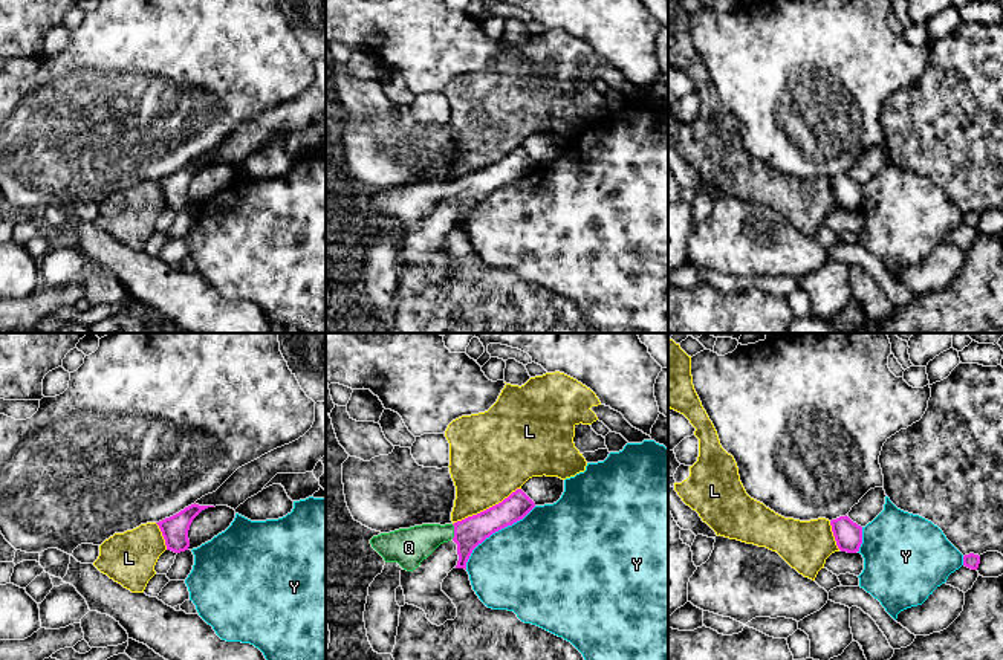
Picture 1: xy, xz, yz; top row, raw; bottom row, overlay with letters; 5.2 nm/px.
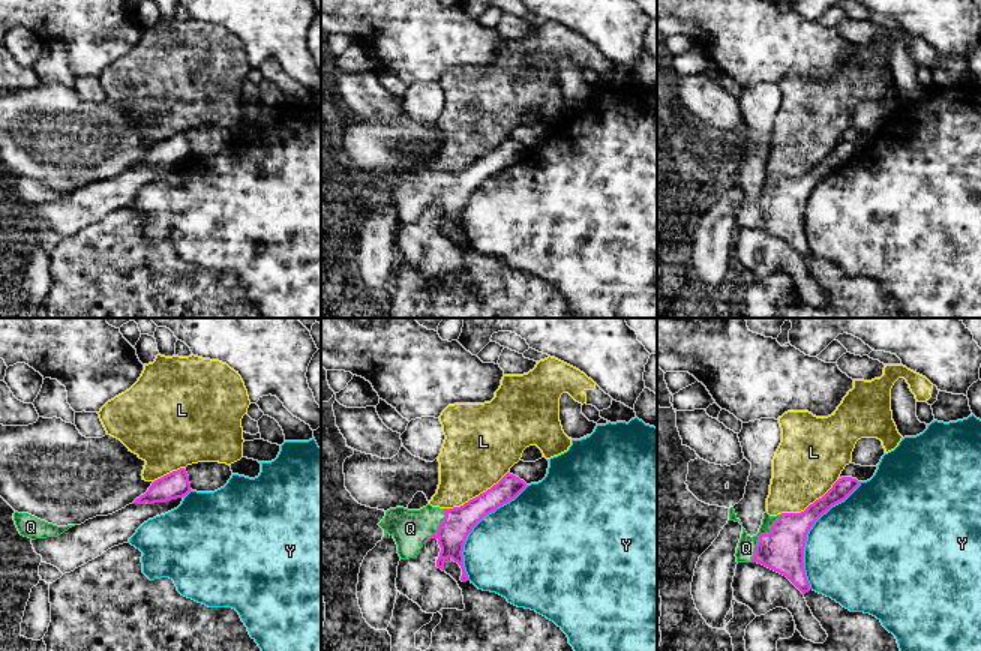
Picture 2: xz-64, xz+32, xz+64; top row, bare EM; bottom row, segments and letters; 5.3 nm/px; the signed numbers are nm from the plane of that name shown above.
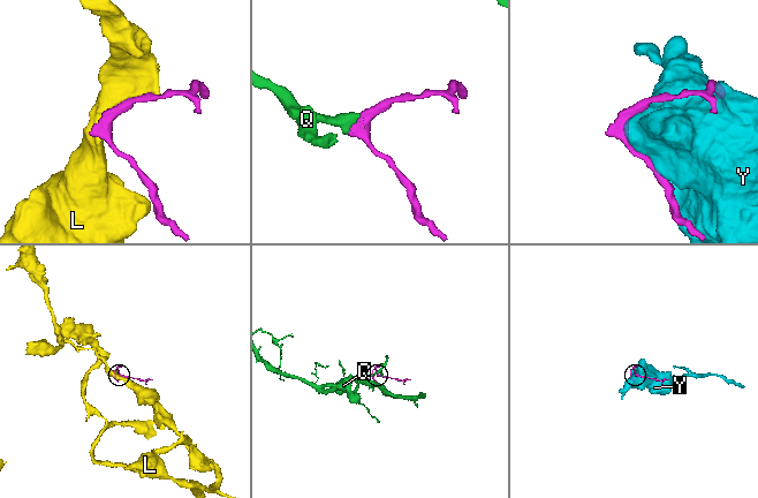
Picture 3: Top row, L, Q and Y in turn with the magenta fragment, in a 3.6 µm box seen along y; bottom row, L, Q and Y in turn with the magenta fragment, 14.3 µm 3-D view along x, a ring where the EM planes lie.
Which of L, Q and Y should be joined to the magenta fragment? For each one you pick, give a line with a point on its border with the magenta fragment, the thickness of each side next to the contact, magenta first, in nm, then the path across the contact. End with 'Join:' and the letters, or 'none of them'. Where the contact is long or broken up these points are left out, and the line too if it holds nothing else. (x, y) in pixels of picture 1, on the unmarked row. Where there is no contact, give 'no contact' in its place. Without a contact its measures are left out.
Q: xz (454, 190) | 160/190 nm | across xz (468, 191), (454, 190), (434, 191), (410, 203)
Join: Q

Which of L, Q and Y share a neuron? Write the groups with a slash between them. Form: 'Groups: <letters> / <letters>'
Groups: L / Q / Y

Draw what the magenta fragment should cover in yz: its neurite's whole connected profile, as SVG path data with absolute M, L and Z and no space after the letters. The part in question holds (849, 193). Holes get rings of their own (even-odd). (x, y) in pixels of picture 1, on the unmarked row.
M847 173L830 179L836 203L841 209L856 211L862 202L862 185Z

